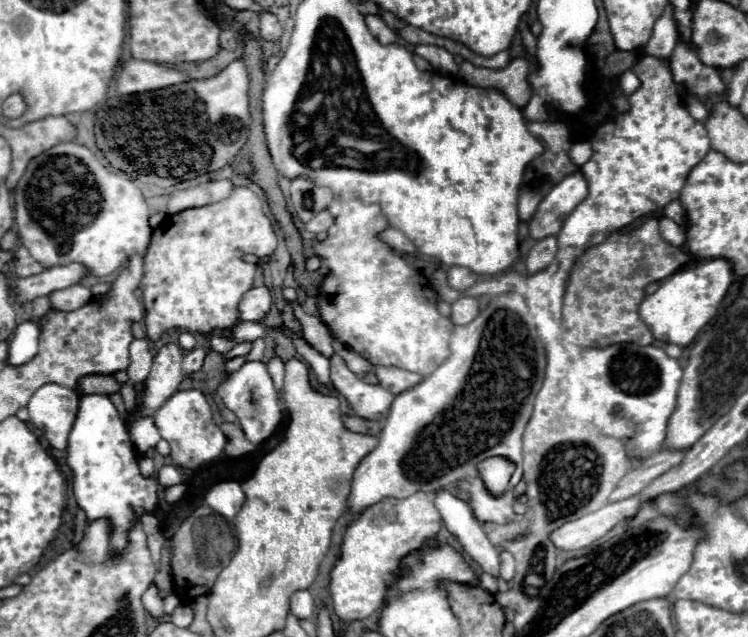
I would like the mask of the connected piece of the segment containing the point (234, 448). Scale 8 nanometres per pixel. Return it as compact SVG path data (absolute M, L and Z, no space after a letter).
M222 424L222 432L226 434L226 440L228 440L226 442L226 454L230 458L238 458L238 456L244 456L244 454L250 454L256 450L256 446L244 438L244 432L240 426Z

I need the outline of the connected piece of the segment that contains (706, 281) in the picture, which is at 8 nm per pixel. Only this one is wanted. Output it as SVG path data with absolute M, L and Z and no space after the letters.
M706 260L696 264L694 268L682 268L668 276L660 288L644 298L640 304L640 318L646 322L654 338L664 340L668 344L688 346L702 326L706 326L714 316L724 300L728 288L732 284L732 266L728 260Z

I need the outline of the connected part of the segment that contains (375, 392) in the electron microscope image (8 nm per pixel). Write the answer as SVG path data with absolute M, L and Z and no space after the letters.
M336 354L330 358L330 380L334 388L348 400L356 416L376 422L382 422L388 416L394 394L388 394L388 390L378 384L366 384L356 378Z

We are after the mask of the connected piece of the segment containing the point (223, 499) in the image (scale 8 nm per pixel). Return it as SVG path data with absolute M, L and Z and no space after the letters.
M228 480L228 482L218 482L214 484L208 494L206 494L206 504L222 514L224 518L232 520L238 512L240 512L240 506L244 504L244 490L240 486L240 482L236 480Z

